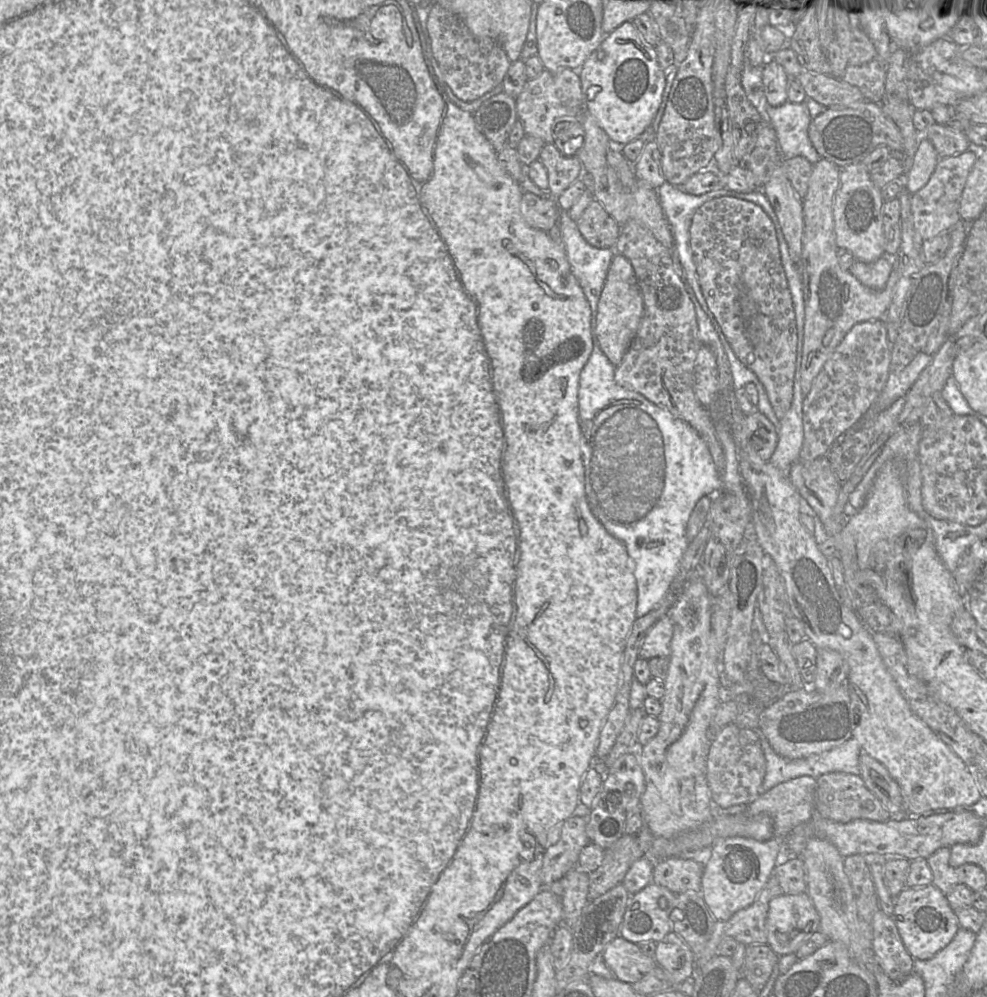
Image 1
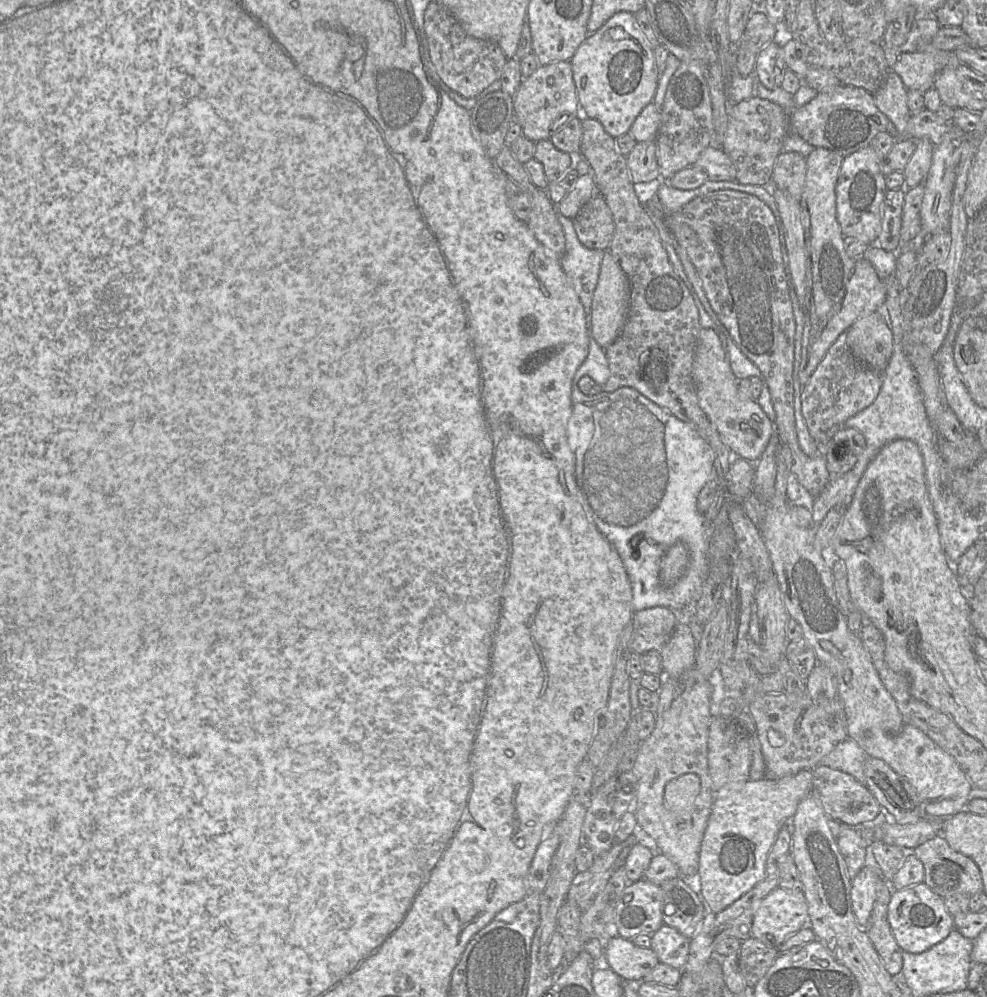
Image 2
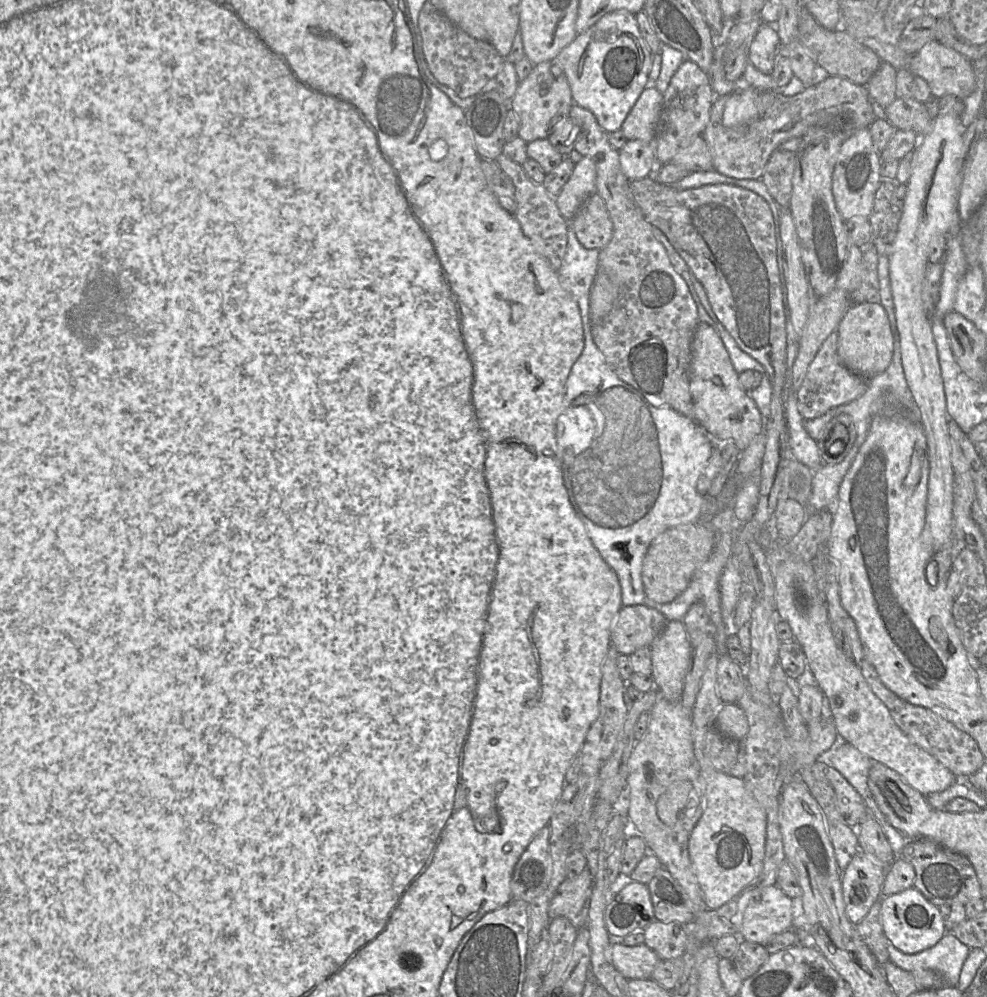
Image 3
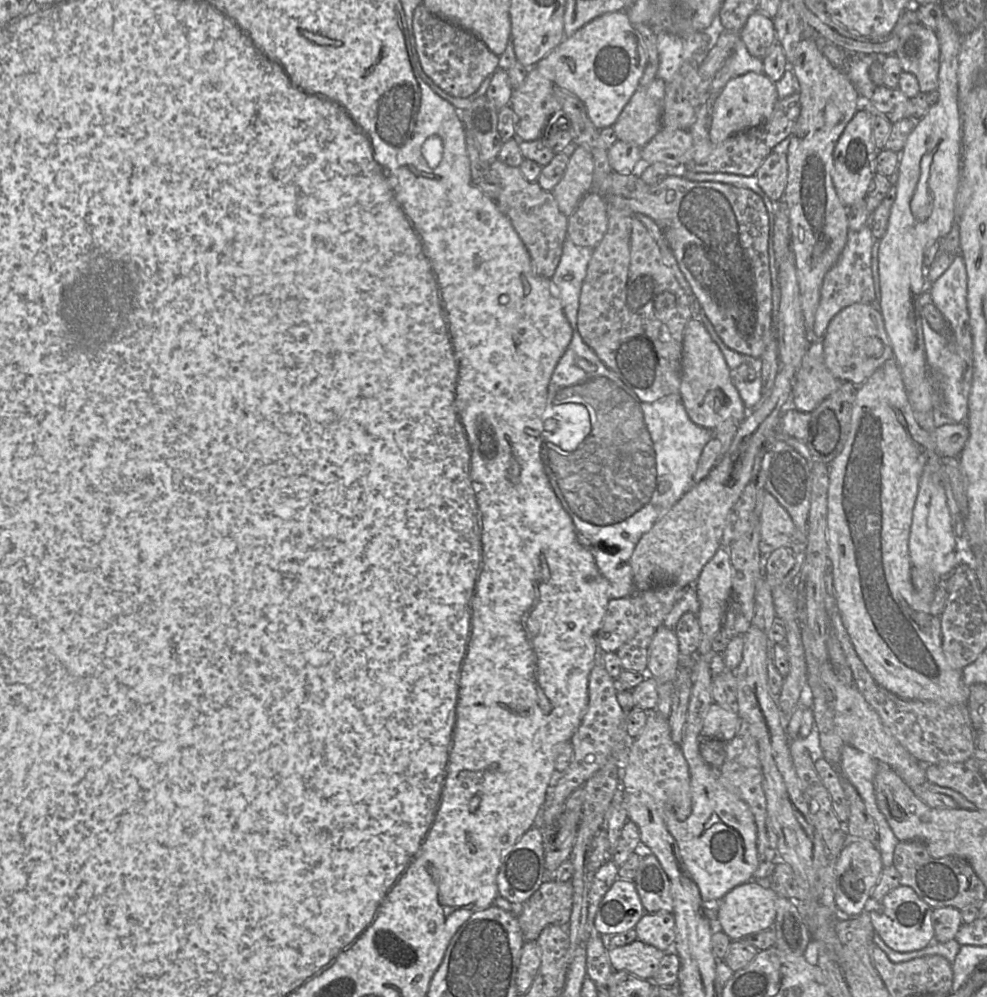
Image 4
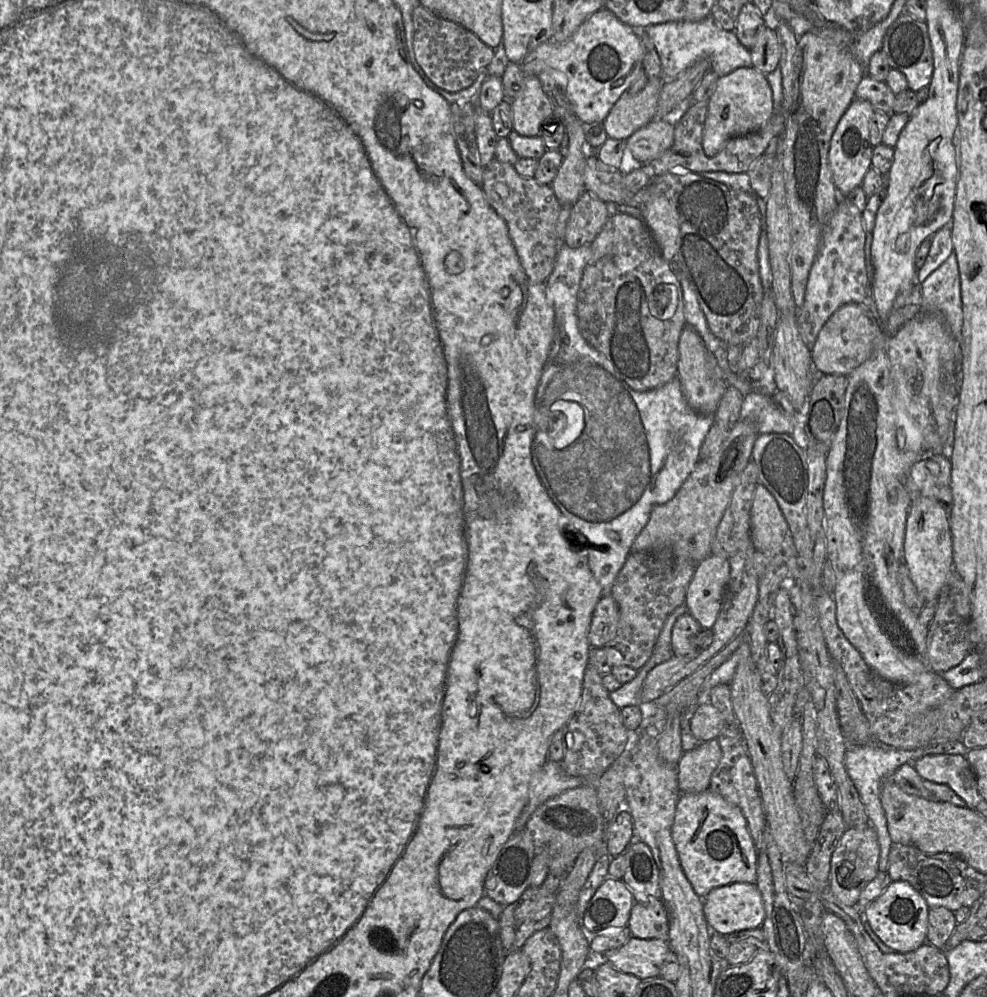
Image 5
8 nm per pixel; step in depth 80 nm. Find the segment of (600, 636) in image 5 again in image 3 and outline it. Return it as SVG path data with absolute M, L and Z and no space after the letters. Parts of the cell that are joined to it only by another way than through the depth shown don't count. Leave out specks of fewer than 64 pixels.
M646 605L623 606L611 629L612 647L621 655L651 646L669 621Z

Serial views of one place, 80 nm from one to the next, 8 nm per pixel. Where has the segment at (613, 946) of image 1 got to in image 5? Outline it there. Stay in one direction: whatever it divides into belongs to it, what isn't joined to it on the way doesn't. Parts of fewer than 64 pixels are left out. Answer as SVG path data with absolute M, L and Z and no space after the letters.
M631 937L624 945L608 951L603 959L624 973L641 980L658 977L670 951L666 941Z

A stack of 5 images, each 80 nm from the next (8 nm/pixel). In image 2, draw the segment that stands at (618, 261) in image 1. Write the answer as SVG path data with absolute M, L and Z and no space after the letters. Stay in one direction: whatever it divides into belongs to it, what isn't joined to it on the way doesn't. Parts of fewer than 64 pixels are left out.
M605 251L591 306L592 335L603 349L610 346L620 335L627 318L629 303L630 284L628 278L614 256Z

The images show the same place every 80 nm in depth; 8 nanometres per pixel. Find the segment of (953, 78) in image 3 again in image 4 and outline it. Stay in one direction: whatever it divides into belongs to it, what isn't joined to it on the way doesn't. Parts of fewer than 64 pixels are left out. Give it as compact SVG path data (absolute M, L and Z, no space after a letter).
M910 23L899 33L894 55L901 68L917 78L920 93L936 91L940 46L934 31L921 23Z

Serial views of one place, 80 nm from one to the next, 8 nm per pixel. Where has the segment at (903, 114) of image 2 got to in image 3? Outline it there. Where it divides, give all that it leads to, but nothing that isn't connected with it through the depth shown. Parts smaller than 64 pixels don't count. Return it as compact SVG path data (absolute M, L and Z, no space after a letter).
M881 62L866 86L871 100L876 104L874 109L880 117L884 117L883 109L897 98L896 73L897 70L889 63Z

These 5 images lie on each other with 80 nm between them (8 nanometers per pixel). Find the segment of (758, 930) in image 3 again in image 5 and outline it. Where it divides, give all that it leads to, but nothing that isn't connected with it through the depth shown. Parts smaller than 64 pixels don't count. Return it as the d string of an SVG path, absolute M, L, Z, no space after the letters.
M734 883L711 890L703 899L709 927L722 935L760 928L765 909L760 891L752 883Z

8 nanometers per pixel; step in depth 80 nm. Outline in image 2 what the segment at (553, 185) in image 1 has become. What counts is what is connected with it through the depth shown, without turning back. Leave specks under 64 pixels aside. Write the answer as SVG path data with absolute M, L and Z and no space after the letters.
M550 139L535 143L534 159L544 168L548 183L558 180L573 164L574 154L568 154L557 149Z

